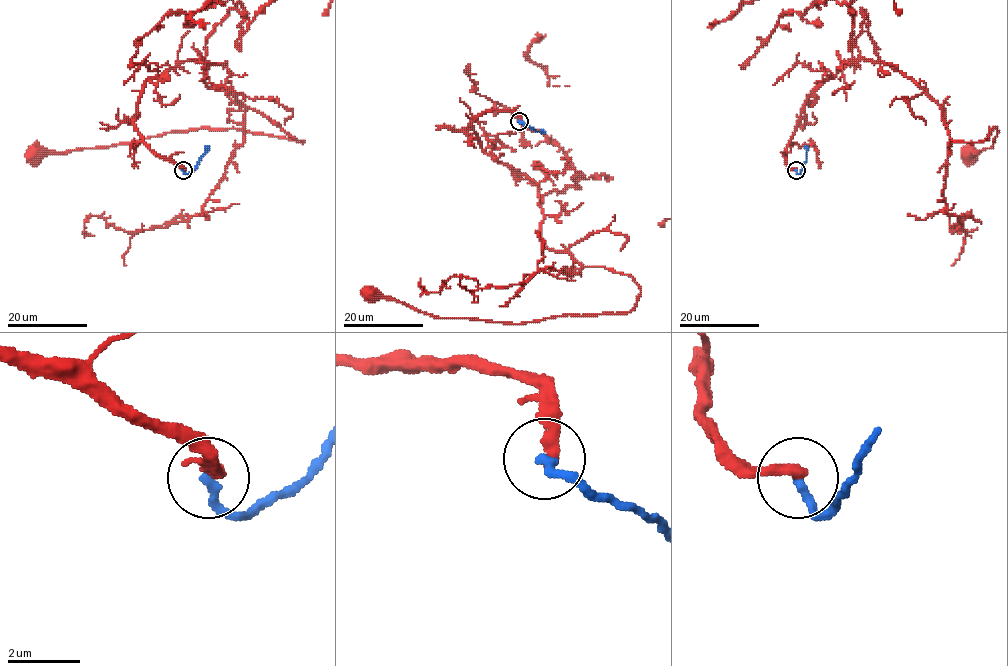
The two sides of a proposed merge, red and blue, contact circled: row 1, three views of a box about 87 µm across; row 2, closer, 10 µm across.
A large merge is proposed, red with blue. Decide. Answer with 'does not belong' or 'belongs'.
does not belong

